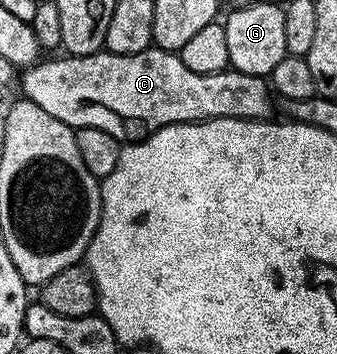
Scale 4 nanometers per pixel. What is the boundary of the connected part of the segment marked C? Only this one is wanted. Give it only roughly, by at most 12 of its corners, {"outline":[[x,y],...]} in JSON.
{"outline":[[151,46],[41,59],[25,99],[137,142],[170,124],[265,120],[263,77],[196,74]]}

